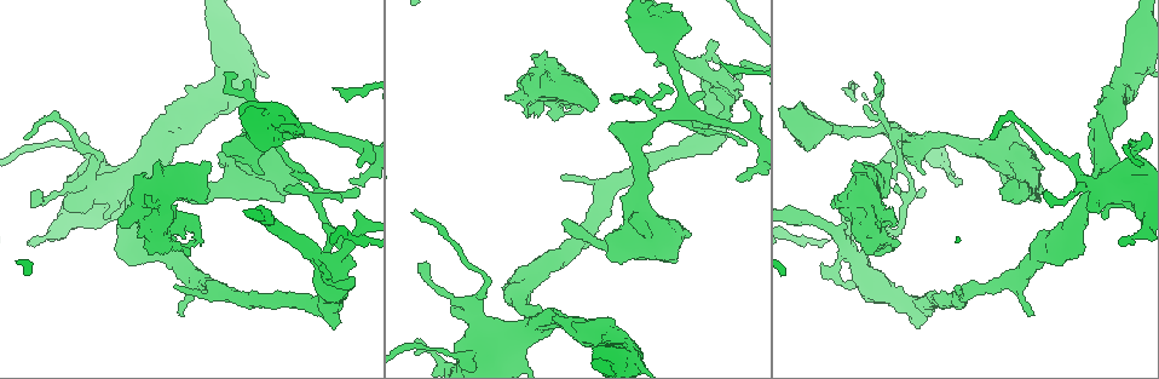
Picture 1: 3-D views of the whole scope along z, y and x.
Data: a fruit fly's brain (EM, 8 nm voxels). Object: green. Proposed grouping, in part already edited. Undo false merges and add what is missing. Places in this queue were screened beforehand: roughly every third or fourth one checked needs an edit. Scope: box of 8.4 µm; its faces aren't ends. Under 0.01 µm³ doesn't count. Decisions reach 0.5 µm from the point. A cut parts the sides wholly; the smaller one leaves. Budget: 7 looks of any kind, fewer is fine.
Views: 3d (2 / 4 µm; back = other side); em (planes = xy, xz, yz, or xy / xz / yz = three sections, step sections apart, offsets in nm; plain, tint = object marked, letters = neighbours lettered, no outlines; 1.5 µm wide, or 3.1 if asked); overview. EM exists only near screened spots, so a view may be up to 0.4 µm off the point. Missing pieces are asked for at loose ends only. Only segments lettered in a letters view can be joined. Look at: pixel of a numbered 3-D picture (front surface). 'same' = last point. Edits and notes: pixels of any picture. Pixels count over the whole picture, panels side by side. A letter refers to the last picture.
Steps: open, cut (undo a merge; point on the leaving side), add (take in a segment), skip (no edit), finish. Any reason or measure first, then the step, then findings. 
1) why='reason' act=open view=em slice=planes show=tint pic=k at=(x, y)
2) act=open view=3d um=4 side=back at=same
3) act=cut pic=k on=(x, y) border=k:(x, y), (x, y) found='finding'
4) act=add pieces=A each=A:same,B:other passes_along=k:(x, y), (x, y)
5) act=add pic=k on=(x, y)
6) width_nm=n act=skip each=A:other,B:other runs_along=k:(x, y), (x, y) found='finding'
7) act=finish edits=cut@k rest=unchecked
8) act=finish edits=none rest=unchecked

why='an open end' act=open view=3d um=2 pic=1 at=(1028, 314)

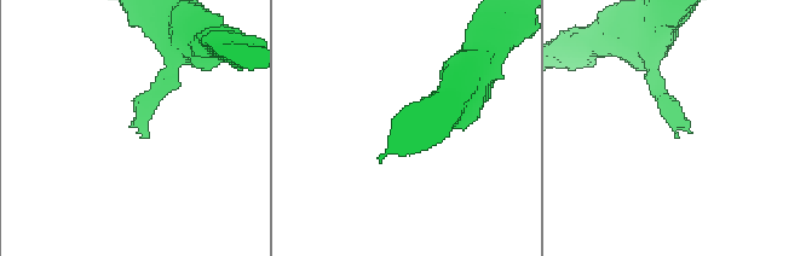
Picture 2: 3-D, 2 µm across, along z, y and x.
why='shape alone is not enough' act=open view=em slice=xy step=4 show=tint pic=2 at=(145, 138)

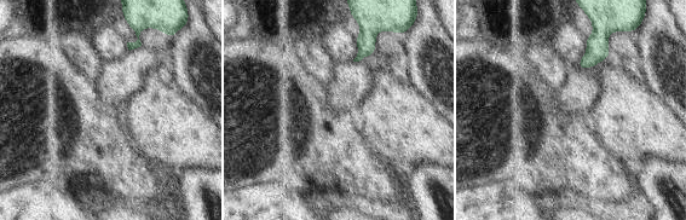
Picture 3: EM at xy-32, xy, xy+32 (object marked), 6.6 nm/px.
why='cut it another way' act=open view=em slice=planes show=letters at=same

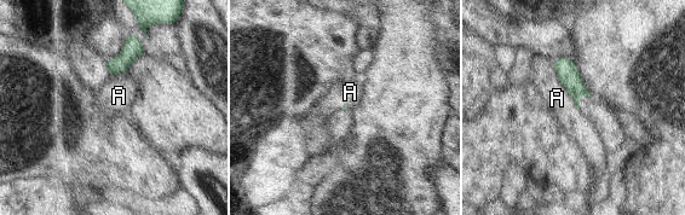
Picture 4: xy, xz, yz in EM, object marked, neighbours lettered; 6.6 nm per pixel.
act=skip each=A:other border=4:(552, 62), (557, 80), (575, 106) found='none of them fits'

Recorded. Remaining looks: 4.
why='thin end' act=open view=3d um=4 pic=1 at=(25, 137)

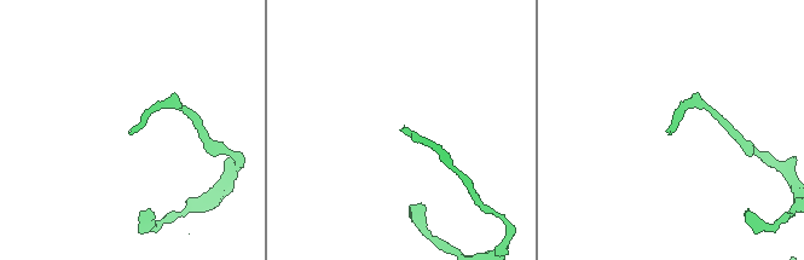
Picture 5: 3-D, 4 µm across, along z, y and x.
act=open view=em slice=xz step=8 show=letters pic=5 at=(404, 126)

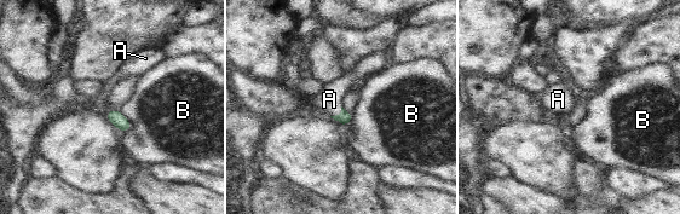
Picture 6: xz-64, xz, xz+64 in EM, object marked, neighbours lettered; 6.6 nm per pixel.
why='another direction' act=open view=em slice=planes show=letters at=same

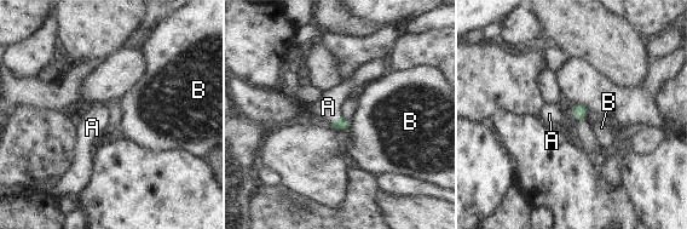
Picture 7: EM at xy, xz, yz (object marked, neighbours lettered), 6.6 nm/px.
act=add pic=7 on=(328, 107) each=A:same,B:other passes_along=7:(342, 125), (336, 121), (328, 107) found='it goes on there'

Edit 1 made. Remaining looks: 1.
act=finish edits=add@7 rest=unchecked

